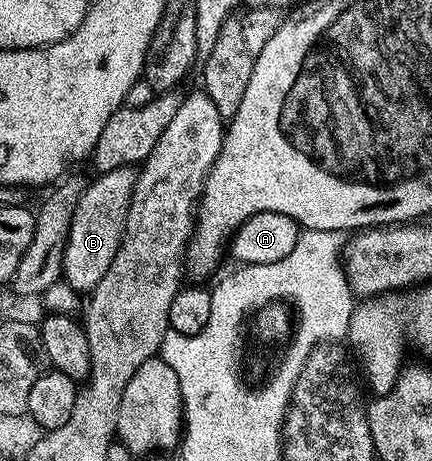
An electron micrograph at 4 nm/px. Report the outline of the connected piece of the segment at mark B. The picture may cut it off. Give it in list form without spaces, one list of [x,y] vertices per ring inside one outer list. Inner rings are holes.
[[[134,167],[100,172],[94,177],[96,180],[92,184],[90,181],[83,189],[81,198],[77,202],[77,210],[73,210],[73,222],[69,226],[69,238],[63,251],[62,274],[62,279],[68,287],[74,288],[79,294],[94,292],[97,282],[101,282],[101,278],[105,278],[105,270],[109,270],[109,266],[113,266],[113,258],[117,258],[117,250],[121,246],[123,231],[127,225],[129,202],[133,198],[136,175]]]

